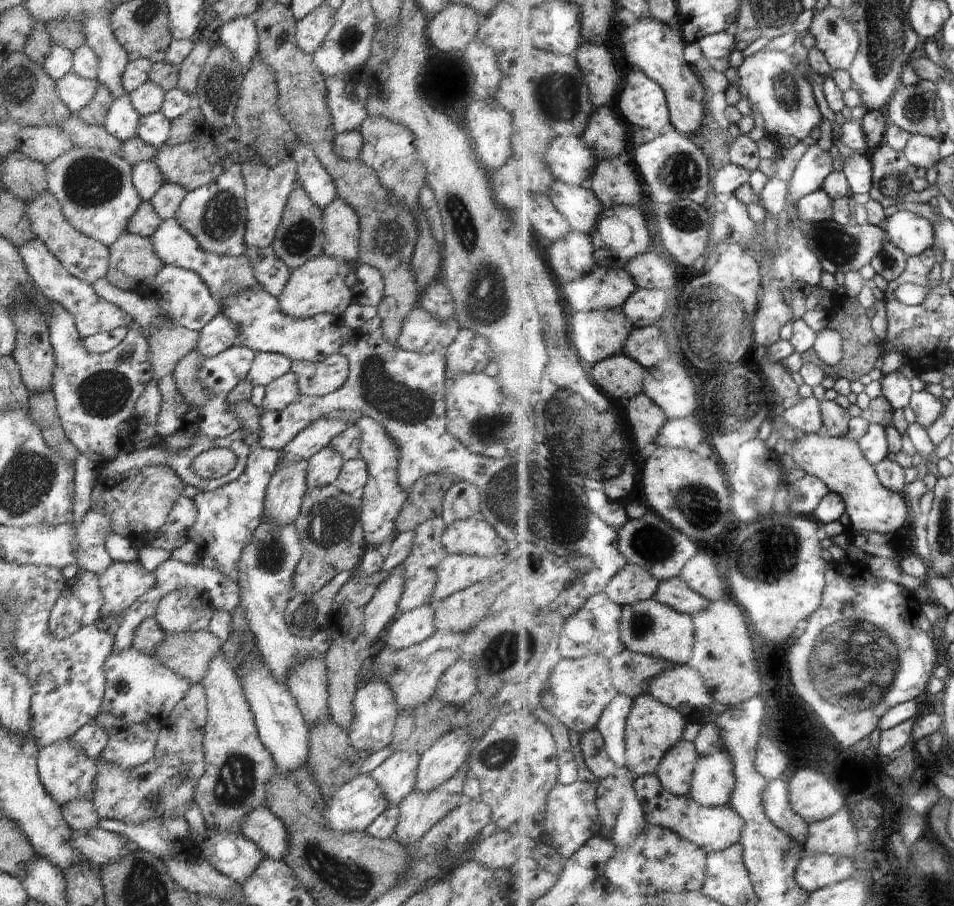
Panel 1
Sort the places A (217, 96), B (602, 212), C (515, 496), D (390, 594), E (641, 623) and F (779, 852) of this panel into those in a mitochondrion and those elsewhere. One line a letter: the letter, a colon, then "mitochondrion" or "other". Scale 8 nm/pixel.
A: mitochondrion
B: other
C: mitochondrion
D: other
E: mitochondrion
F: mitochondrion

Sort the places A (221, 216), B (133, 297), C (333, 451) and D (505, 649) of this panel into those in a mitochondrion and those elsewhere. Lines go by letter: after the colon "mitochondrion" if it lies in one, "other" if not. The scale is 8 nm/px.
A: mitochondrion
B: other
C: other
D: mitochondrion

